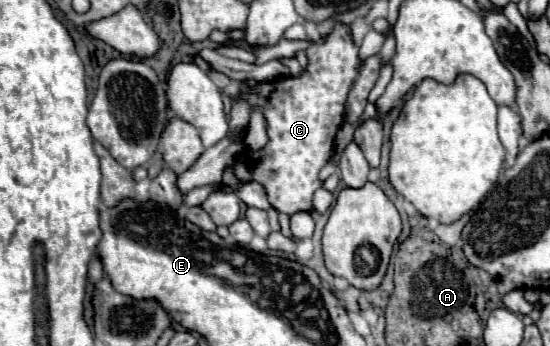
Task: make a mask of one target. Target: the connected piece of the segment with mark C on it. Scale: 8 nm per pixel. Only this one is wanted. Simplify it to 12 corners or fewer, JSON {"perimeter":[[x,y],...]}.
{"perimeter":[[344,24],[300,78],[258,84],[270,142],[244,152],[284,214],[314,210],[360,68]]}

